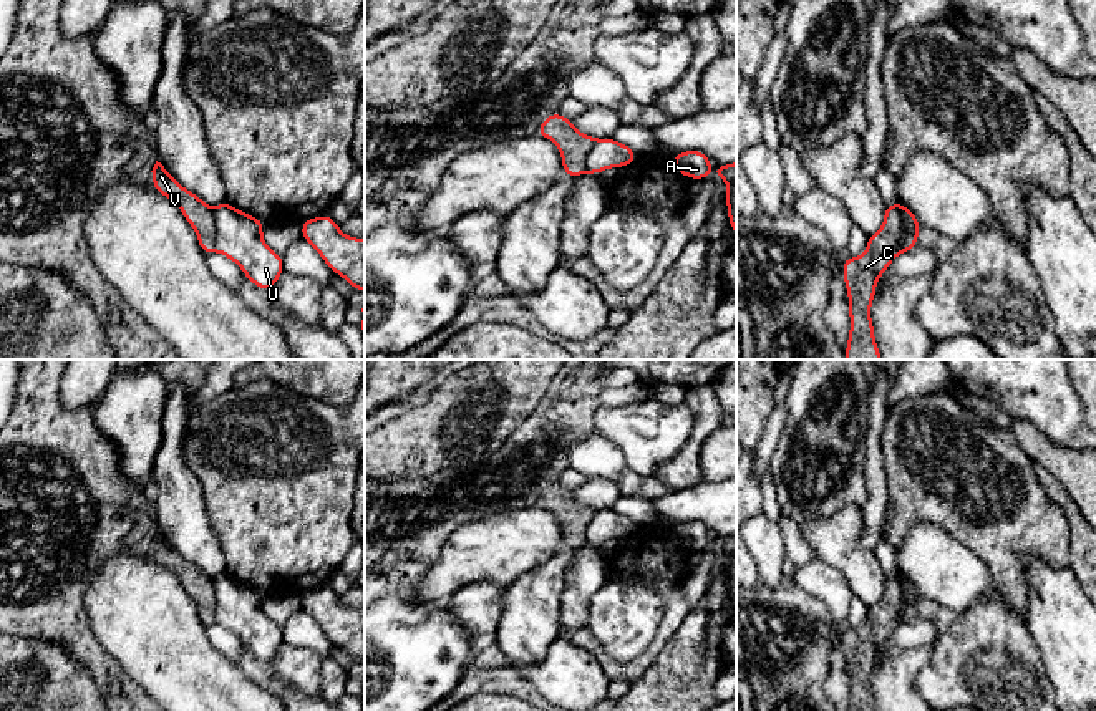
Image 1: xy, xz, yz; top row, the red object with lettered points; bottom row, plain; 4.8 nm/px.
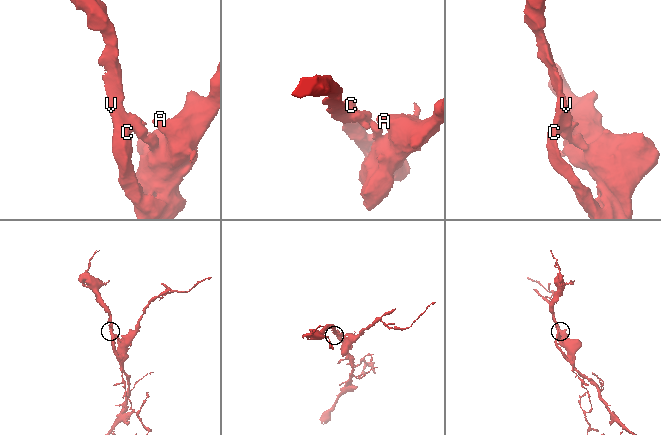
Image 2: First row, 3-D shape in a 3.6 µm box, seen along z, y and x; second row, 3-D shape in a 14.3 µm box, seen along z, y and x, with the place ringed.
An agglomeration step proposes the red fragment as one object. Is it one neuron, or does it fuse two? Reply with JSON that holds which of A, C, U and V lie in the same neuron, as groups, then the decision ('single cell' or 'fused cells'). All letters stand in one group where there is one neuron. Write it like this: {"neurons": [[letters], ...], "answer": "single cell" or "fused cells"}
{"neurons": [["A", "U"], ["C", "V"]], "answer": "fused cells"}

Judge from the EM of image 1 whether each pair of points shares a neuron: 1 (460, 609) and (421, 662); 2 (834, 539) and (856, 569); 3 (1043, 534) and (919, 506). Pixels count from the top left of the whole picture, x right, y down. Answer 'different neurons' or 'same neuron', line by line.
1: different neurons
2: same neuron
3: same neuron

